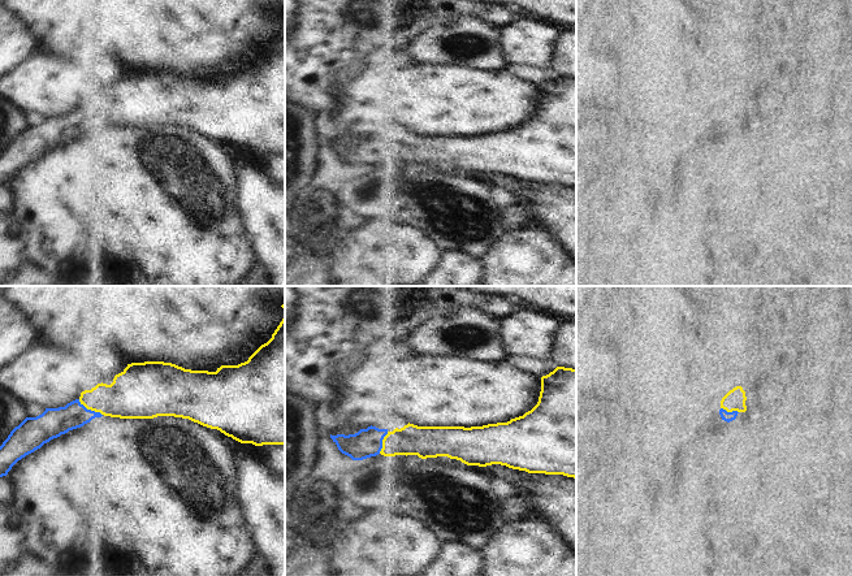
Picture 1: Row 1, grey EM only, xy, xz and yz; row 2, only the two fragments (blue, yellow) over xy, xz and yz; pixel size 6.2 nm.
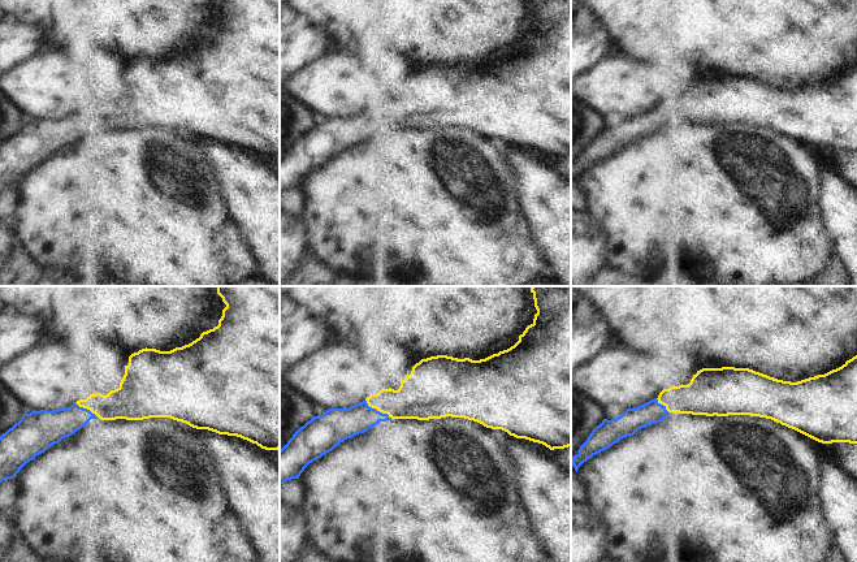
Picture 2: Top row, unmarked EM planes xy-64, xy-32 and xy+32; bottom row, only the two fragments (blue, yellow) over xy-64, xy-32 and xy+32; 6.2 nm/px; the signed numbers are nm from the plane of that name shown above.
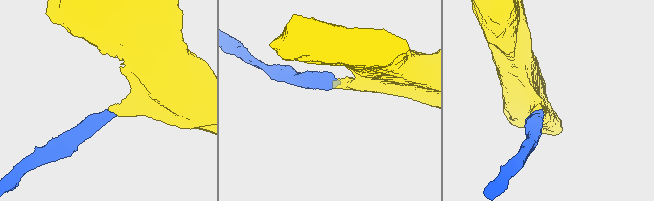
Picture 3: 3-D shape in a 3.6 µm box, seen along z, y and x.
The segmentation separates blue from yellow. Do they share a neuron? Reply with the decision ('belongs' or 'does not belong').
belongs

